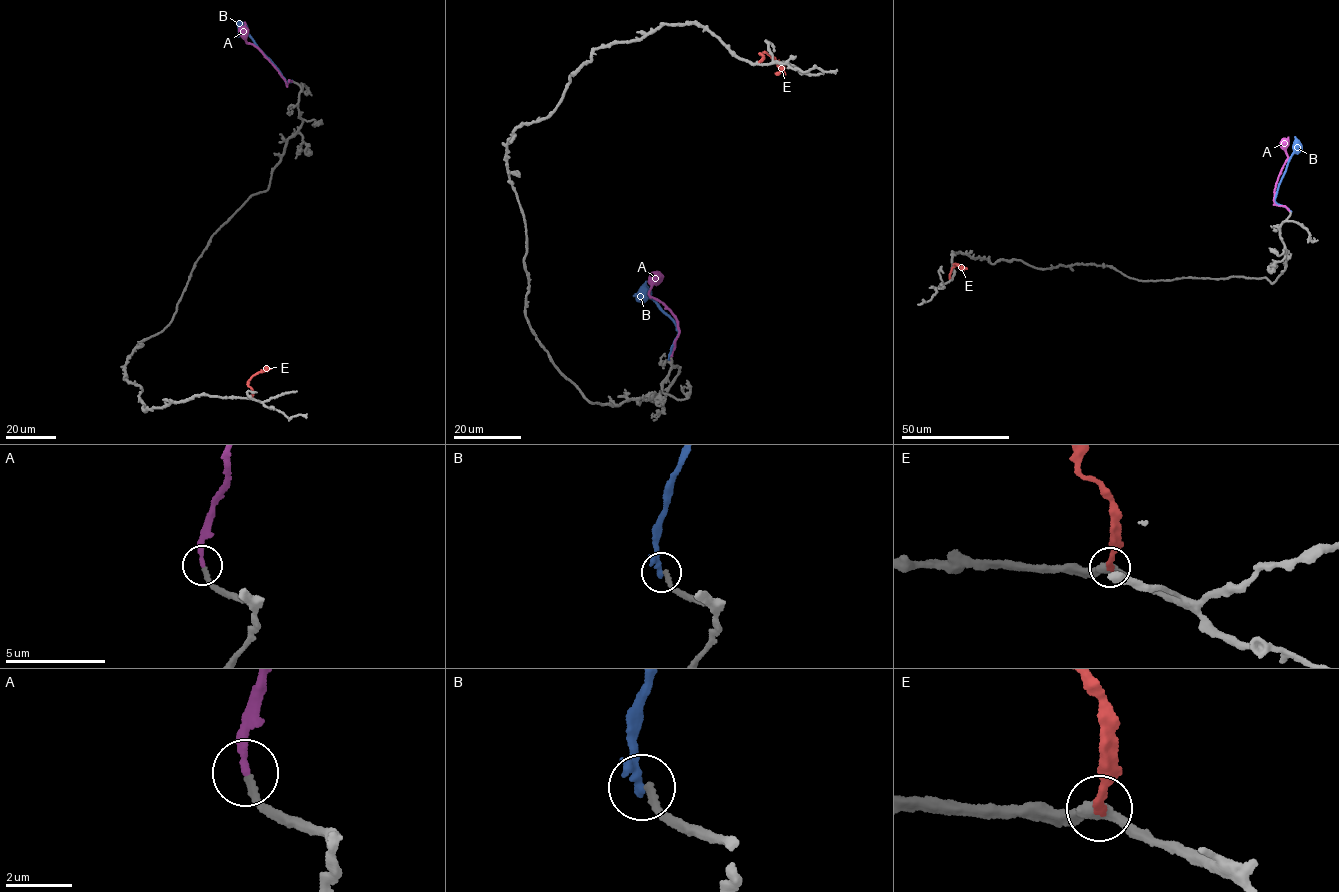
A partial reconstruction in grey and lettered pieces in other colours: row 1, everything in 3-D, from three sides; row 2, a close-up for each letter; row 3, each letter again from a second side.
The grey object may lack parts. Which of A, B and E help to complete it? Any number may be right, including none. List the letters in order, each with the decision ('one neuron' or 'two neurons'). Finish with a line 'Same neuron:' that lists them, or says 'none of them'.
A: one neuron
B: two neurons
E: two neurons
Same neuron: A

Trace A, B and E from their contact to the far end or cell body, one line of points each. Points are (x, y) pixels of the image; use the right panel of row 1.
A: (1290, 211), (1275, 203), (1274, 198), (1278, 178), (1288, 157), (1285, 150), (1288, 137)
B: (1290, 211), (1274, 199), (1293, 151), (1295, 136)
E: (950, 279), (953, 264), (967, 268)

